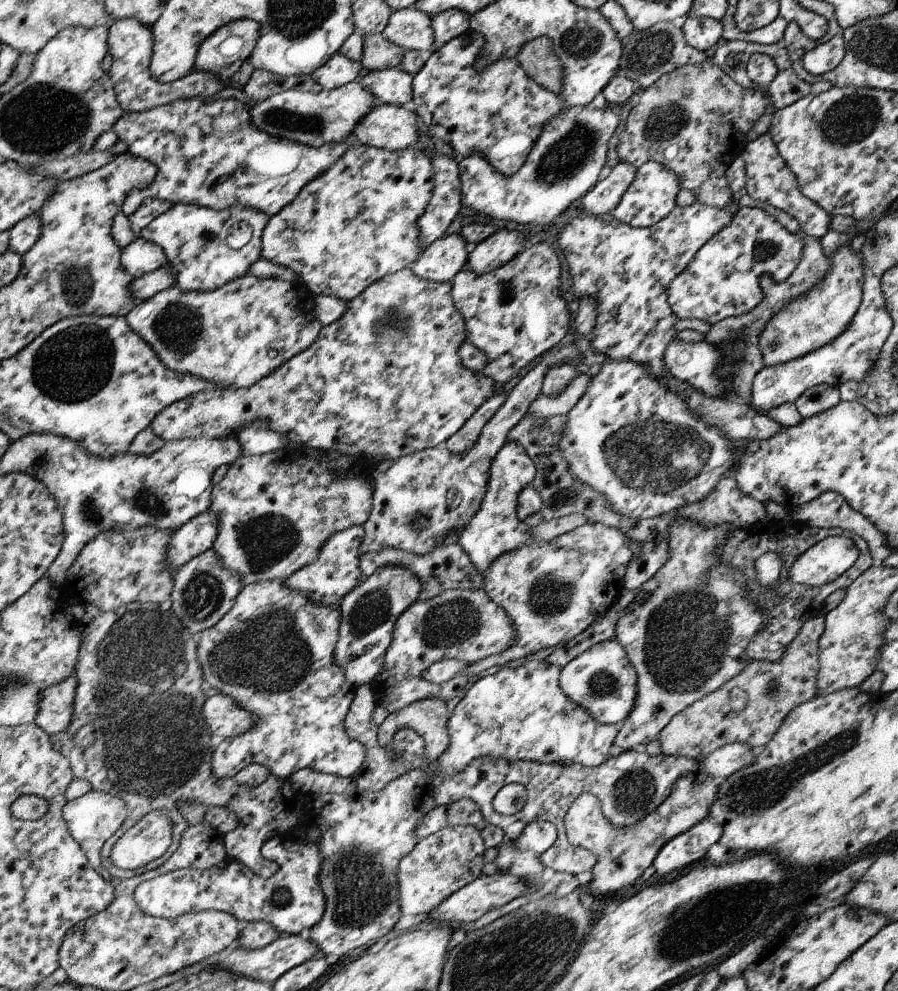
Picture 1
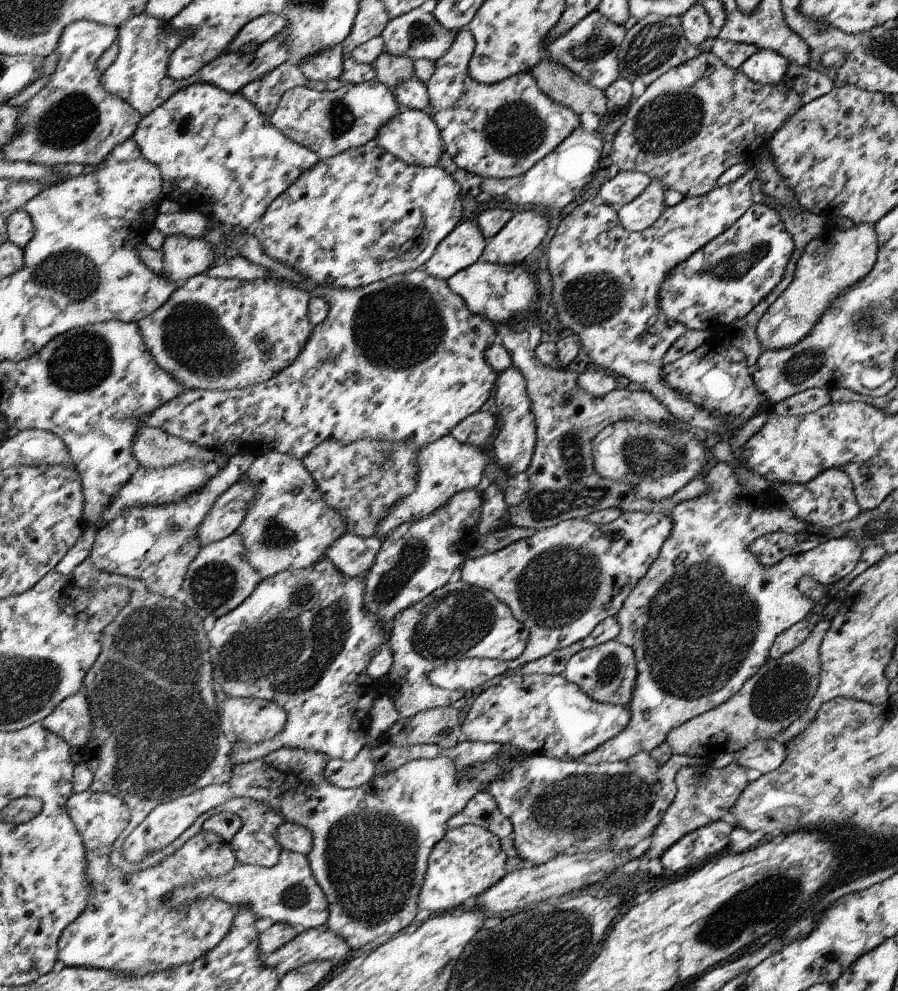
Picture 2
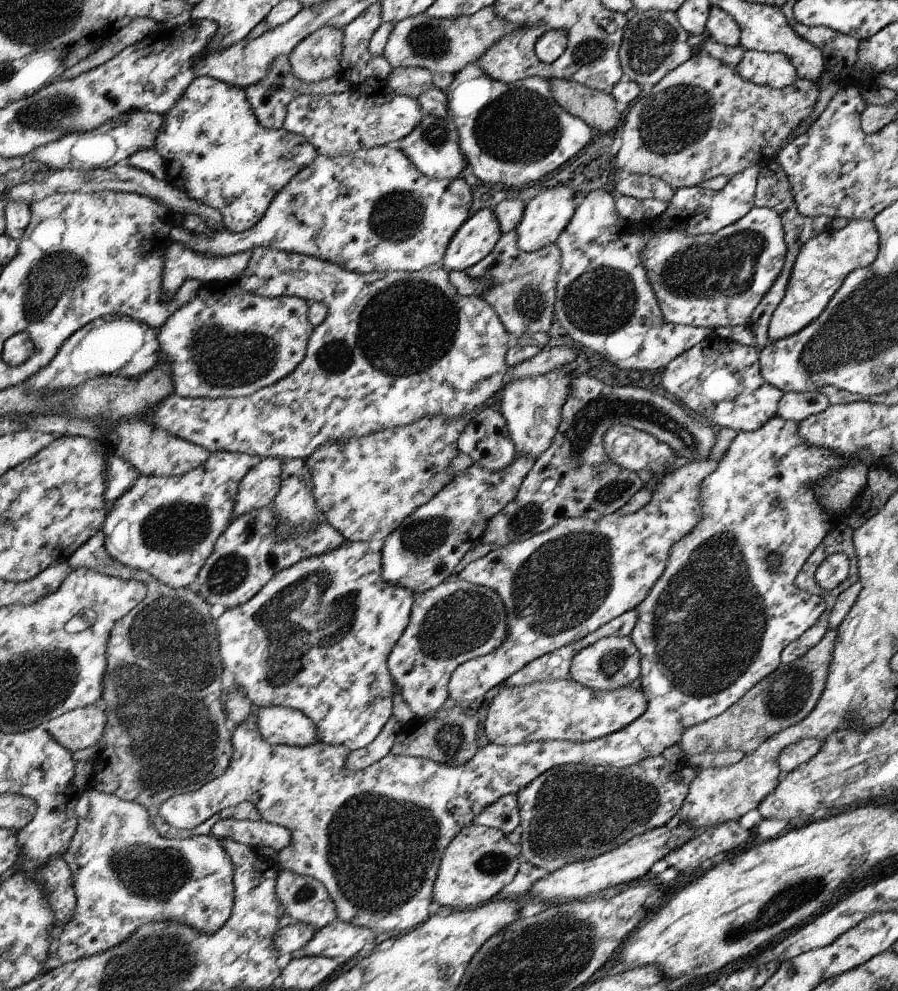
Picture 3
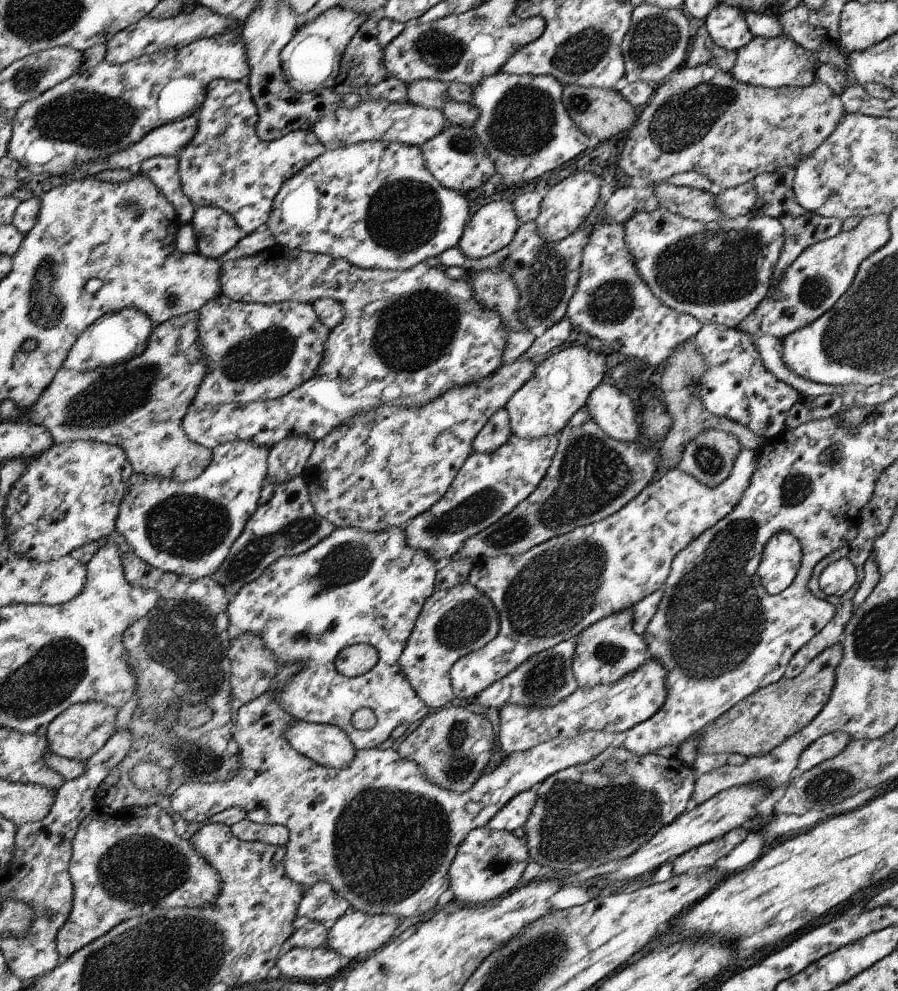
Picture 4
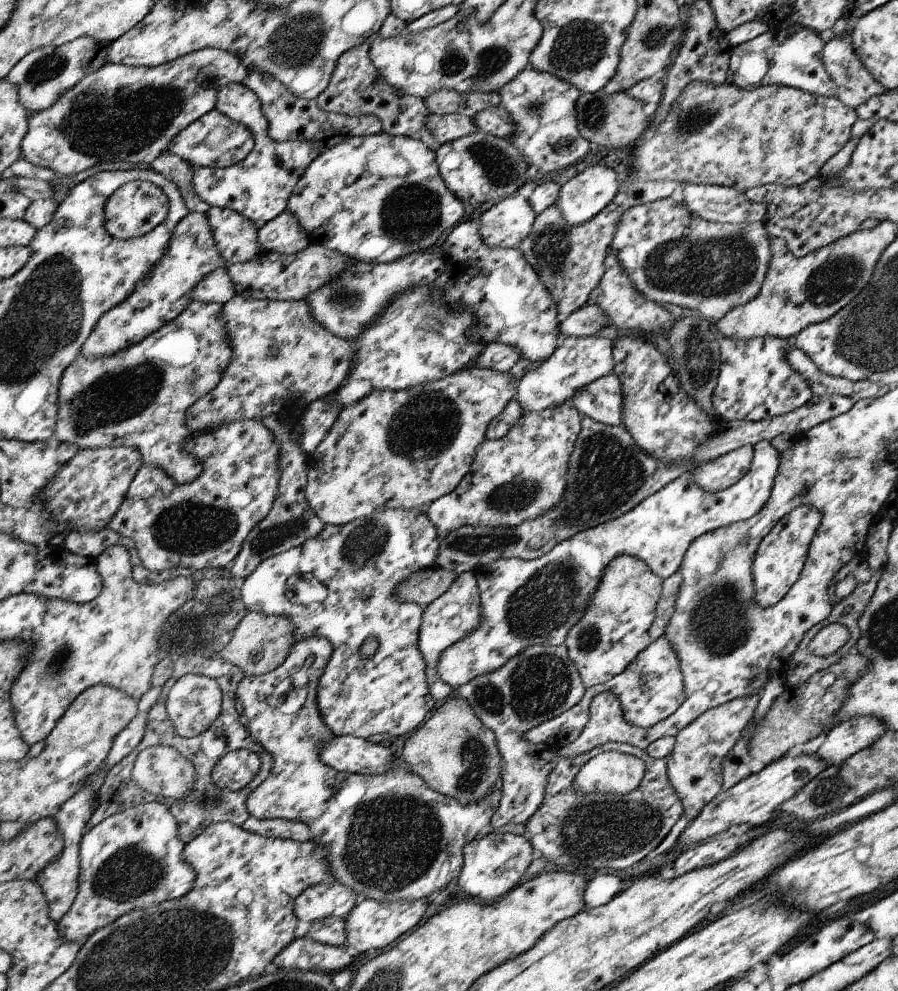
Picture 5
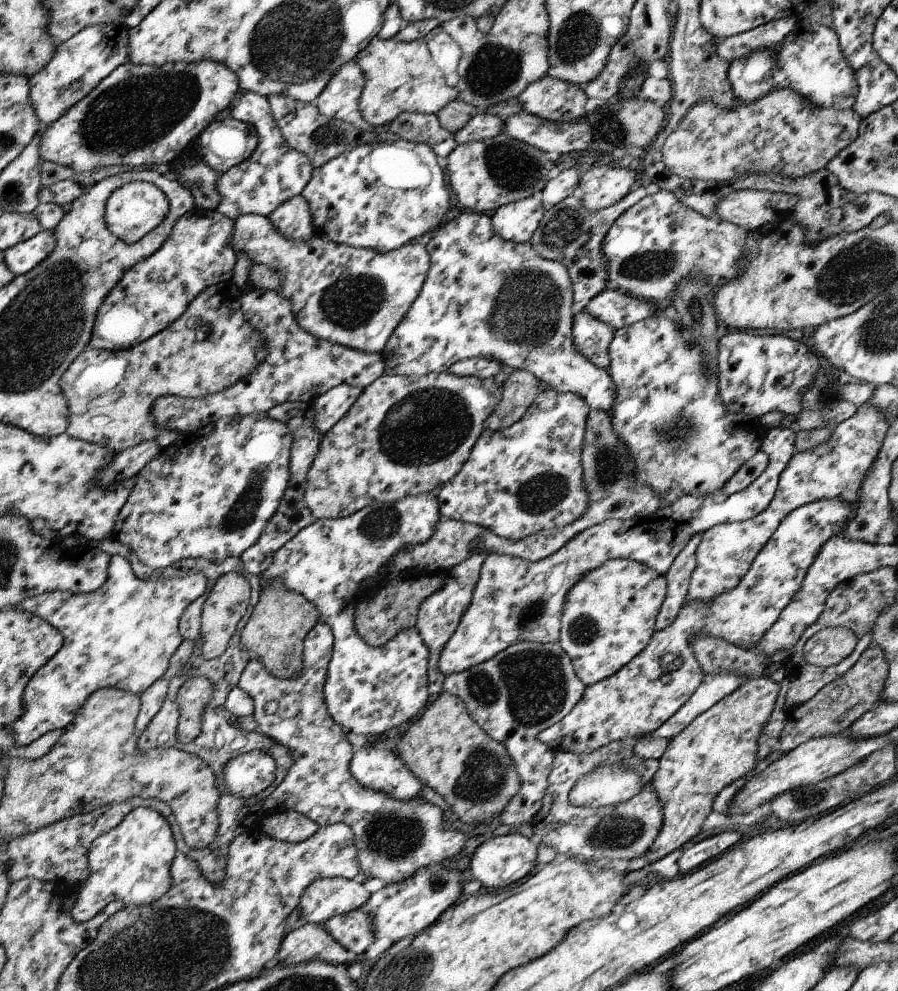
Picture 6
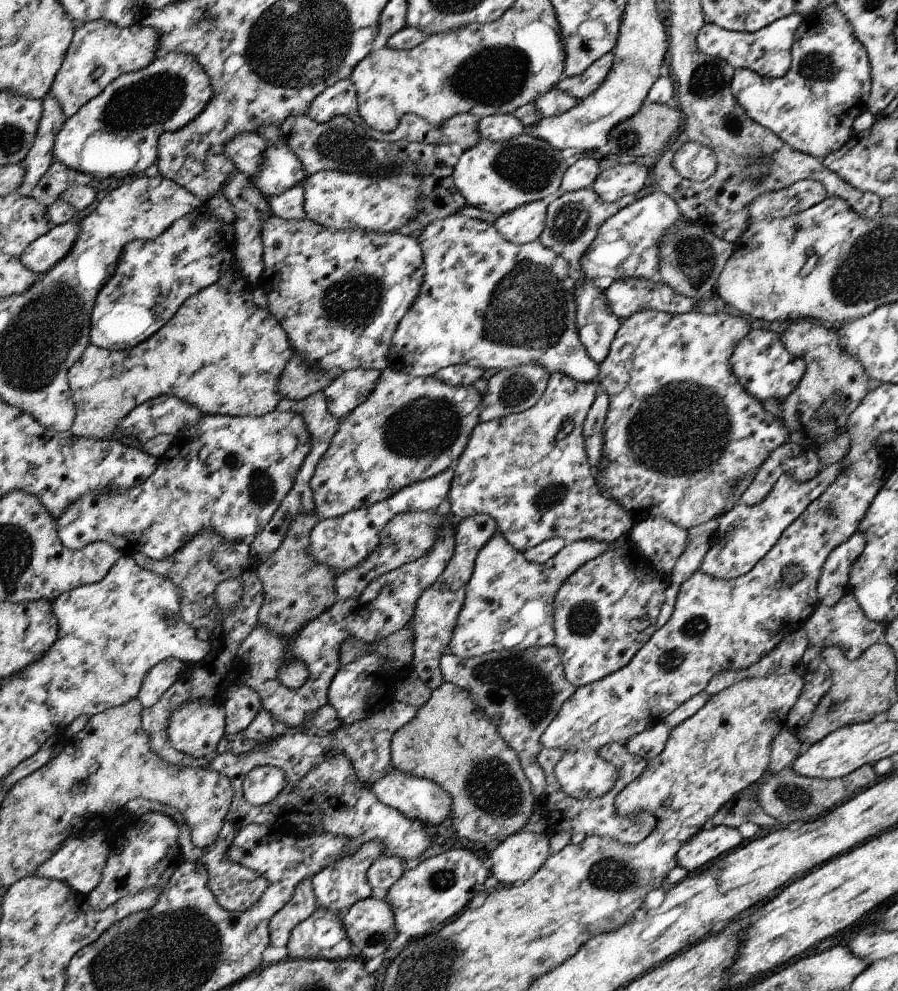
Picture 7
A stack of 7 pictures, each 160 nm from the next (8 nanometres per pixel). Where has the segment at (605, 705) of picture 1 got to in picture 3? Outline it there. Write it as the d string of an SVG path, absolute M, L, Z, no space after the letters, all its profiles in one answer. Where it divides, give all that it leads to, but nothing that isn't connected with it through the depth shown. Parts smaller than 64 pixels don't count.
M611 636L578 651L568 678L598 691L611 691L637 683L641 676L641 653L630 637Z

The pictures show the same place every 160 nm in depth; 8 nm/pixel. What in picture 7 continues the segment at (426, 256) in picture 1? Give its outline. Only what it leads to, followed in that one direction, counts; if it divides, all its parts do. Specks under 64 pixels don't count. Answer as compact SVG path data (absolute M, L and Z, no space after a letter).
M534 201L499 216L493 224L507 241L524 244L538 240L546 222L546 201Z

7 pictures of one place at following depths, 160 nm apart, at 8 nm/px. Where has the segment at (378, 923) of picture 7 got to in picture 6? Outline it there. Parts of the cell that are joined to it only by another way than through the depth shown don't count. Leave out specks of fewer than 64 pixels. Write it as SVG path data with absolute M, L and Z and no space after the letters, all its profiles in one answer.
M354 909L345 915L334 916L324 928L349 951L362 960L366 948L375 941L375 920L371 914Z

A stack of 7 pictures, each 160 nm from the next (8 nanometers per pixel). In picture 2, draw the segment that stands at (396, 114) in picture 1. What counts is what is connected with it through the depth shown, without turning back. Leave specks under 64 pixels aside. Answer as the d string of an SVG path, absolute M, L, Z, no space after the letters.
M401 110L379 131L375 142L389 153L393 153L395 157L401 158L407 165L418 165L426 168L436 167L440 157L445 152L441 129L438 128L429 111Z

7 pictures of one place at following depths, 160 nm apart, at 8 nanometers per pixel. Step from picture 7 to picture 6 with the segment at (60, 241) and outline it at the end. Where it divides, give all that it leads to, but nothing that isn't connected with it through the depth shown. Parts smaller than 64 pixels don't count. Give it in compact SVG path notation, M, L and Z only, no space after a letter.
M43 230L37 237L6 251L6 260L17 275L25 275L44 263L57 246L57 232Z

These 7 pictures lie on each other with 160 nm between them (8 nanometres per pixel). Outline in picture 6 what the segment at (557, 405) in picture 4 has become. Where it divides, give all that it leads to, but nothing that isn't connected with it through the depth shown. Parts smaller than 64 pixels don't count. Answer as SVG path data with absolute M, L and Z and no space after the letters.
M585 307L573 315L573 320L573 337L577 348L601 369L608 368L611 362L609 347L616 330Z

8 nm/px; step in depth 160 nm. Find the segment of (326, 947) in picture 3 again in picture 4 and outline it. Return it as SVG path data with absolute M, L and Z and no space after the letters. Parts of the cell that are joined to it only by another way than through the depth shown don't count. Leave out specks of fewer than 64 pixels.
M350 910L333 924L325 945L341 954L344 960L356 958L362 952L374 952L384 946L402 920L393 914L369 915Z

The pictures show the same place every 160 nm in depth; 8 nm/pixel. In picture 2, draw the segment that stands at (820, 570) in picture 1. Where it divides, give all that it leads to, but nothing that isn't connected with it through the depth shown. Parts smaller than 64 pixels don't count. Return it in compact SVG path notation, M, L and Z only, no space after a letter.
M718 460L718 463L711 468L711 470L704 475L704 482L708 484L708 491L704 495L697 496L687 501L682 501L677 504L672 510L673 532L668 539L665 540L664 546L661 548L660 554L657 556L656 562L652 564L649 571L645 574L645 578L641 580L638 586L634 587L632 594L625 600L624 607L621 608L620 614L615 617L619 620L621 631L616 640L621 641L622 644L628 645L634 649L637 657L637 680L636 690L633 691L632 702L629 703L632 719L629 720L628 726L620 734L616 735L608 742L601 744L596 750L590 754L582 755L576 761L586 761L588 764L598 765L599 763L617 763L618 761L625 761L632 759L633 756L641 752L650 752L656 746L660 746L662 742L668 739L669 732L675 728L681 727L689 720L697 716L704 715L705 712L712 711L713 708L720 707L722 703L731 700L746 682L750 680L766 663L769 662L769 652L773 648L773 644L777 640L777 636L784 631L788 631L794 624L801 622L810 611L816 606L815 602L806 594L800 594L796 584L802 576L814 576L814 568L828 564L828 566L844 566L844 576L850 574L854 567L858 564L862 546L857 543L856 538L844 537L840 539L832 539L827 543L822 543L808 552L799 555L788 555L782 559L778 564L772 566L762 565L752 552L749 551L749 546L761 536L769 535L778 531L788 533L798 533L806 531L808 526L801 518L798 518L792 509L784 502L772 502L769 500L766 493L752 493L740 483L736 478L734 469L727 462Z

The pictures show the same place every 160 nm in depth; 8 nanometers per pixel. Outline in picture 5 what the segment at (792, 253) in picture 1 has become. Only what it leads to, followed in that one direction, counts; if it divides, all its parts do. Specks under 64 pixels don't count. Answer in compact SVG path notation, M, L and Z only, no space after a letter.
M671 197L658 199L653 203L630 207L626 210L624 216L622 216L620 224L617 226L617 230L614 231L612 246L608 248L608 251L618 259L620 266L625 270L626 274L630 276L634 288L637 288L638 292L646 294L648 300L657 303L660 302L660 304L676 304L676 306L681 306L685 311L700 311L704 318L714 322L724 318L724 316L732 311L734 307L740 307L743 304L748 303L749 300L757 298L764 284L765 276L768 274L769 264L773 256L770 234L765 227L765 224L762 222L736 224L715 223L709 220L704 220L702 217L694 215L692 210L689 209L686 204L678 203Z

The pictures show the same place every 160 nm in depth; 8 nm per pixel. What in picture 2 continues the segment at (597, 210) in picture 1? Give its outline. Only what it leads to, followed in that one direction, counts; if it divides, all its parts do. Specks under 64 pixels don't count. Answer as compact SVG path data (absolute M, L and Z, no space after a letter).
M619 171L614 178L605 182L599 190L599 202L624 206L638 198L653 181L650 175L640 171Z

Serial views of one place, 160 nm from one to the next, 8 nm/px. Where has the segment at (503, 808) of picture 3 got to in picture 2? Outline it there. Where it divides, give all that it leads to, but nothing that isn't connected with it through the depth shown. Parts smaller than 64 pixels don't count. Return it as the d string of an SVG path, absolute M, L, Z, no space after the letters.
M479 792L468 805L446 822L446 828L456 829L462 825L478 825L487 828L499 839L513 831L512 821L501 813L495 798L488 792Z

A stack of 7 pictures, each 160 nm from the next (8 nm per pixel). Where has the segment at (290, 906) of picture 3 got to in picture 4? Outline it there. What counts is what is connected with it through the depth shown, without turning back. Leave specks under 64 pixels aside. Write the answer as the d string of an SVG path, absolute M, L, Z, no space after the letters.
M329 882L313 884L304 892L298 916L306 916L310 921L333 924L351 910L352 905L341 897Z

